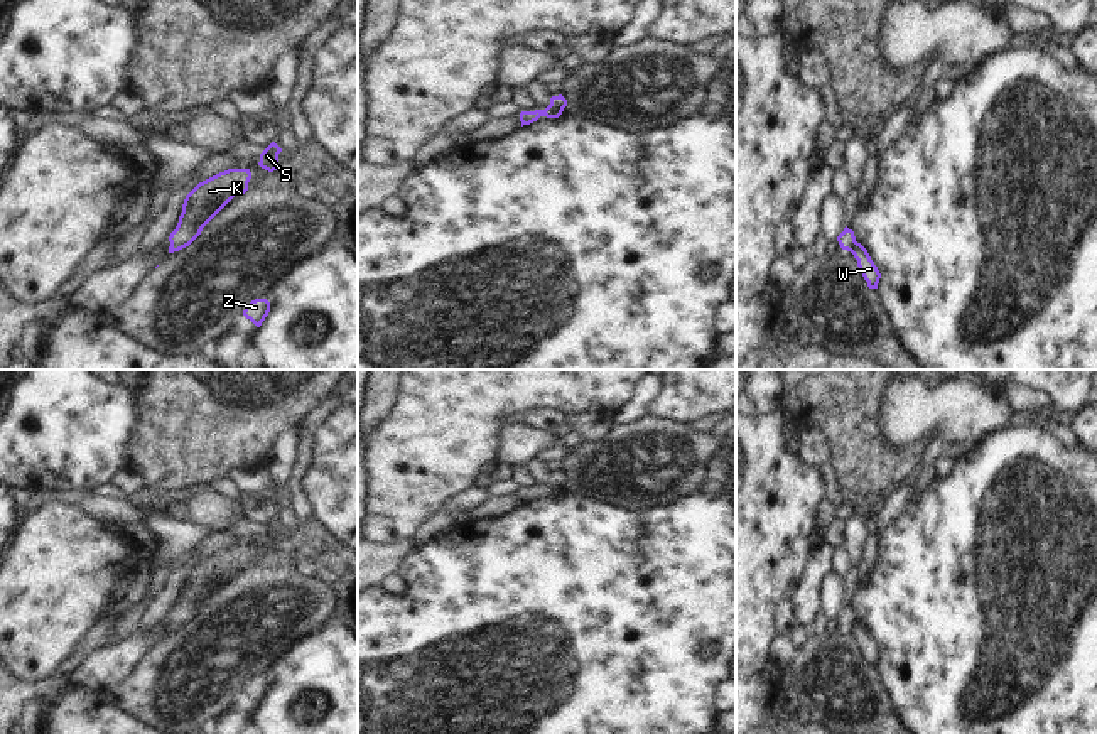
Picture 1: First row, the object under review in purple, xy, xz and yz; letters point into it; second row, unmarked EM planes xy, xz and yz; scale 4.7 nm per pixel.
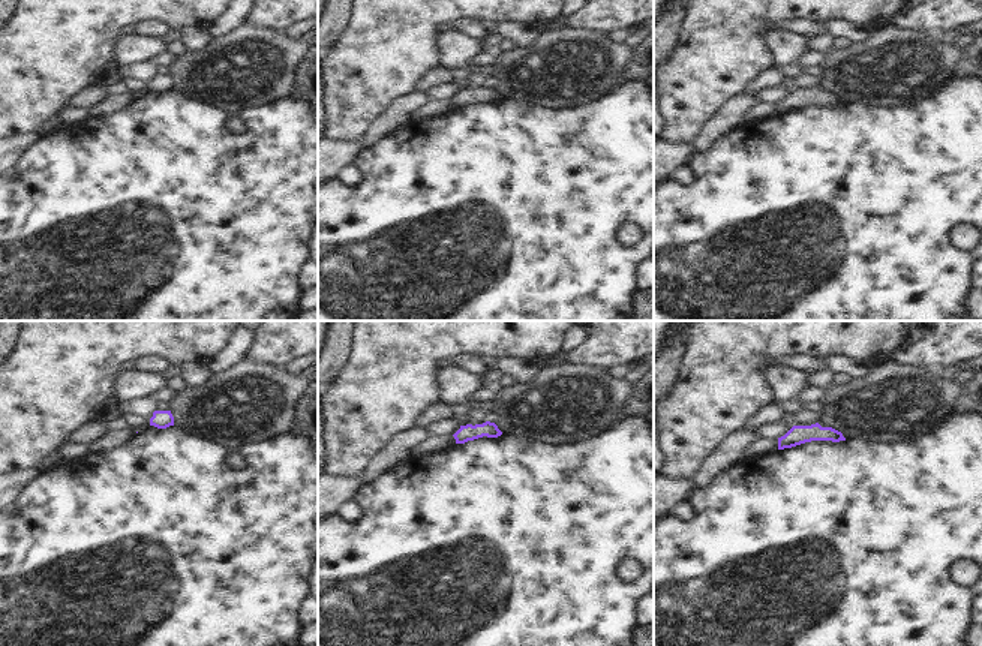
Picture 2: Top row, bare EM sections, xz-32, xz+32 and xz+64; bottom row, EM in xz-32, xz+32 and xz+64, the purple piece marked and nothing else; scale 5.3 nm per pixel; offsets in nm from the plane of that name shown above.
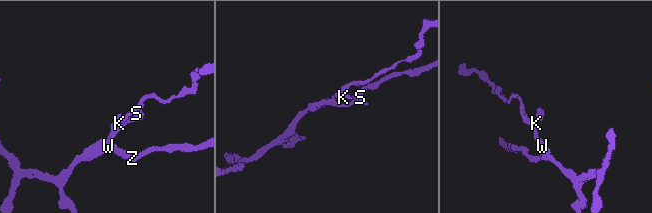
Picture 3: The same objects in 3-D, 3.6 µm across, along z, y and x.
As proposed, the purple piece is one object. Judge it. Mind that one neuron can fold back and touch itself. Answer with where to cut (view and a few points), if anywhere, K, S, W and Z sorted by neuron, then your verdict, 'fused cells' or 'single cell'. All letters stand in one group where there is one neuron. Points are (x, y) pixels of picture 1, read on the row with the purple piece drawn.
cut xz (551, 102), (561, 112); groups K S / W Z; fused cells

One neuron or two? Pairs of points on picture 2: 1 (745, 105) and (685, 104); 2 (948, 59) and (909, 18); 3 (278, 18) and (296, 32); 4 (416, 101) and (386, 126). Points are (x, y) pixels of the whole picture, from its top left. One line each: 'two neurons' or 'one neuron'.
1: two neurons
2: two neurons
3: two neurons
4: one neuron

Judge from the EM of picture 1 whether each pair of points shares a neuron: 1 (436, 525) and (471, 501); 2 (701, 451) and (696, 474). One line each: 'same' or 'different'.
1: same
2: same

